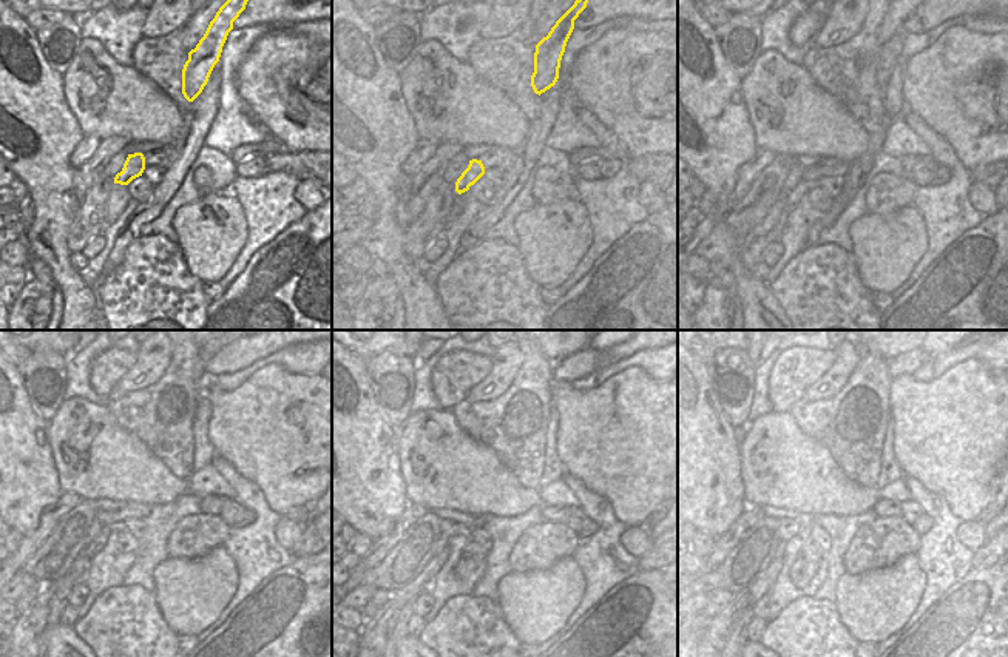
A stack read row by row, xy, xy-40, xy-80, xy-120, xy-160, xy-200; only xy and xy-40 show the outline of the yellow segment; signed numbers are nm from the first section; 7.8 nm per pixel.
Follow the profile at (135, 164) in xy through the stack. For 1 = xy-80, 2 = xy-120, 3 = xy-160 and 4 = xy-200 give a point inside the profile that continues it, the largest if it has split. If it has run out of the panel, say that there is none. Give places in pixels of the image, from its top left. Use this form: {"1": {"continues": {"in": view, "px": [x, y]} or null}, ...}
{"1": {"continues": {"in": "xy-80", "px": [800, 190]}}, "2": {"continues": {"in": "xy-120", "px": [99, 543]}}, "3": {"continues": {"in": "xy-160", "px": [377, 630]}}, "4": {"continues": {"in": "xy-200", "px": [720, 628]}}}

